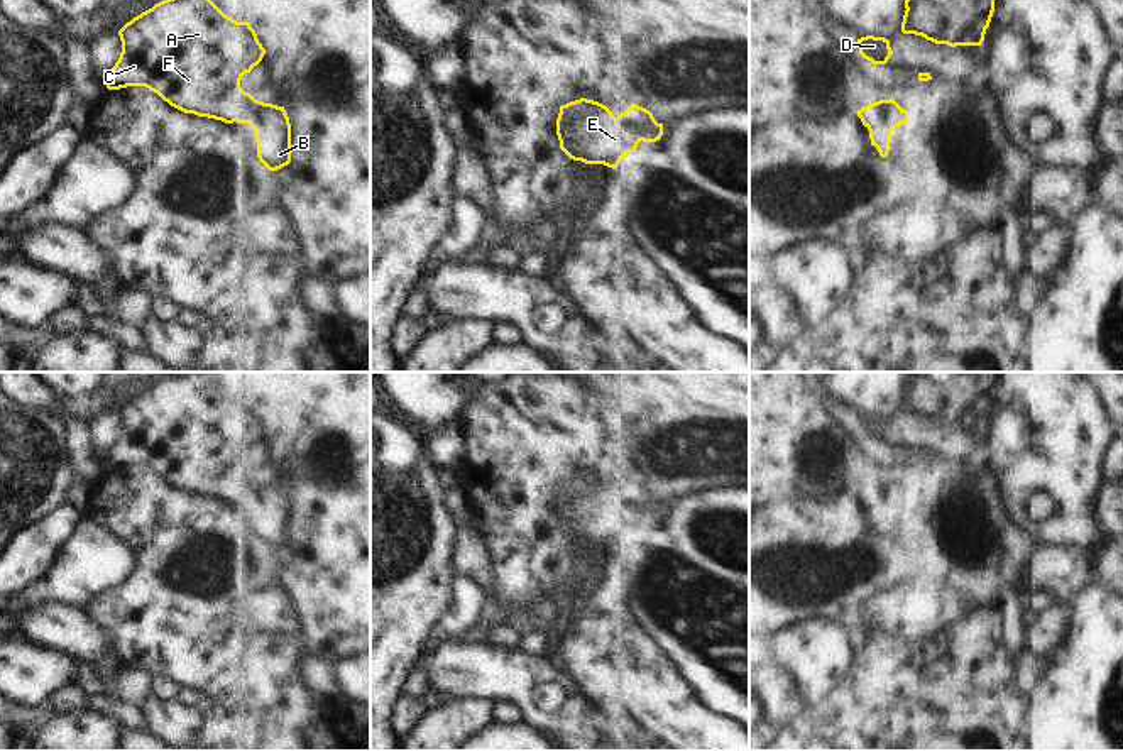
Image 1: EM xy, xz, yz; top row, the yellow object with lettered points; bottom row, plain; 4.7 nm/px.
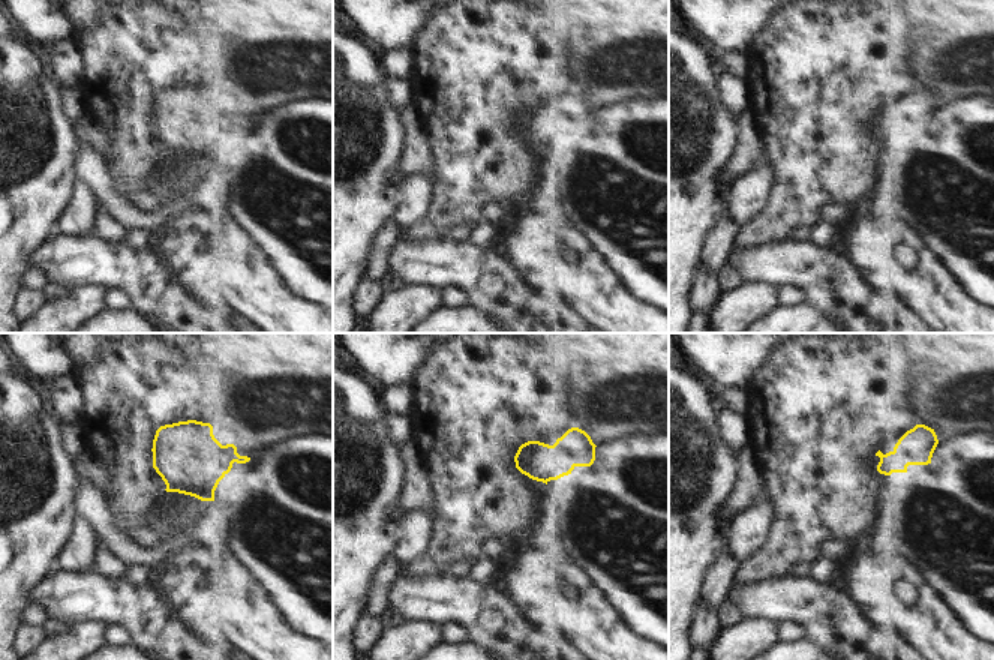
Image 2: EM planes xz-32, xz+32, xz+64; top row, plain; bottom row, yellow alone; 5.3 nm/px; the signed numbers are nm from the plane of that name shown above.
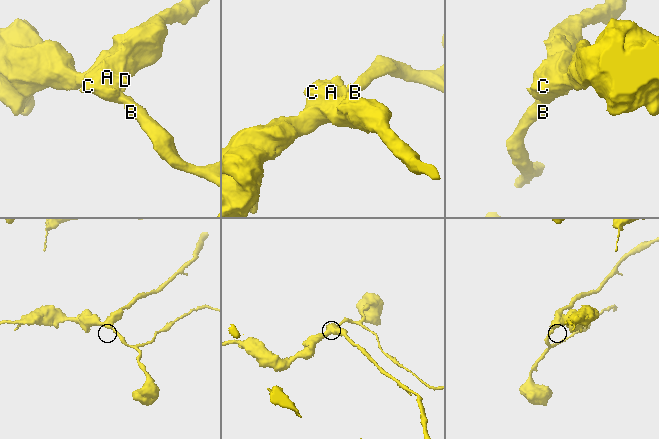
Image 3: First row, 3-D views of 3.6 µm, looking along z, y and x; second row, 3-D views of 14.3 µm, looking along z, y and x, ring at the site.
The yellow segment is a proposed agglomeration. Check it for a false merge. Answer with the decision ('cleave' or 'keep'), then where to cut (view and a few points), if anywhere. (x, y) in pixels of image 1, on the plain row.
keep; cut none

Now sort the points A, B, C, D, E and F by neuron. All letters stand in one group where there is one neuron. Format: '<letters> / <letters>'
A B C D E F

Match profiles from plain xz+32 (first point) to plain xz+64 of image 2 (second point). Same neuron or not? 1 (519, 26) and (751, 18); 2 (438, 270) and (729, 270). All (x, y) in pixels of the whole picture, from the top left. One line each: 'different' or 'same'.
1: different
2: different

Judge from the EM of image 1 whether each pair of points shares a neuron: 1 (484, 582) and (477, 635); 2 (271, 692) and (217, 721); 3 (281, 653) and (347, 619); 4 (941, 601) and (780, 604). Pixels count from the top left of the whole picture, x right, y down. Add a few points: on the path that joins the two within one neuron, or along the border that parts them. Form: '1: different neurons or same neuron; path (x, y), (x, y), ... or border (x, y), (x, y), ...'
1: different neurons; border (486, 599), (499, 609), (506, 623)
2: same neuron; path (257, 704), (241, 721), (230, 721)
3: different neurons; border (303, 636), (306, 645)
4: different neurons; border (905, 575), (876, 597), (876, 624), (880, 631)

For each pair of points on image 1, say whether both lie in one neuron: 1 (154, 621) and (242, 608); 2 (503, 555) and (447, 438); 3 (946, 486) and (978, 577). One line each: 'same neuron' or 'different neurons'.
1: different neurons
2: different neurons
3: same neuron

